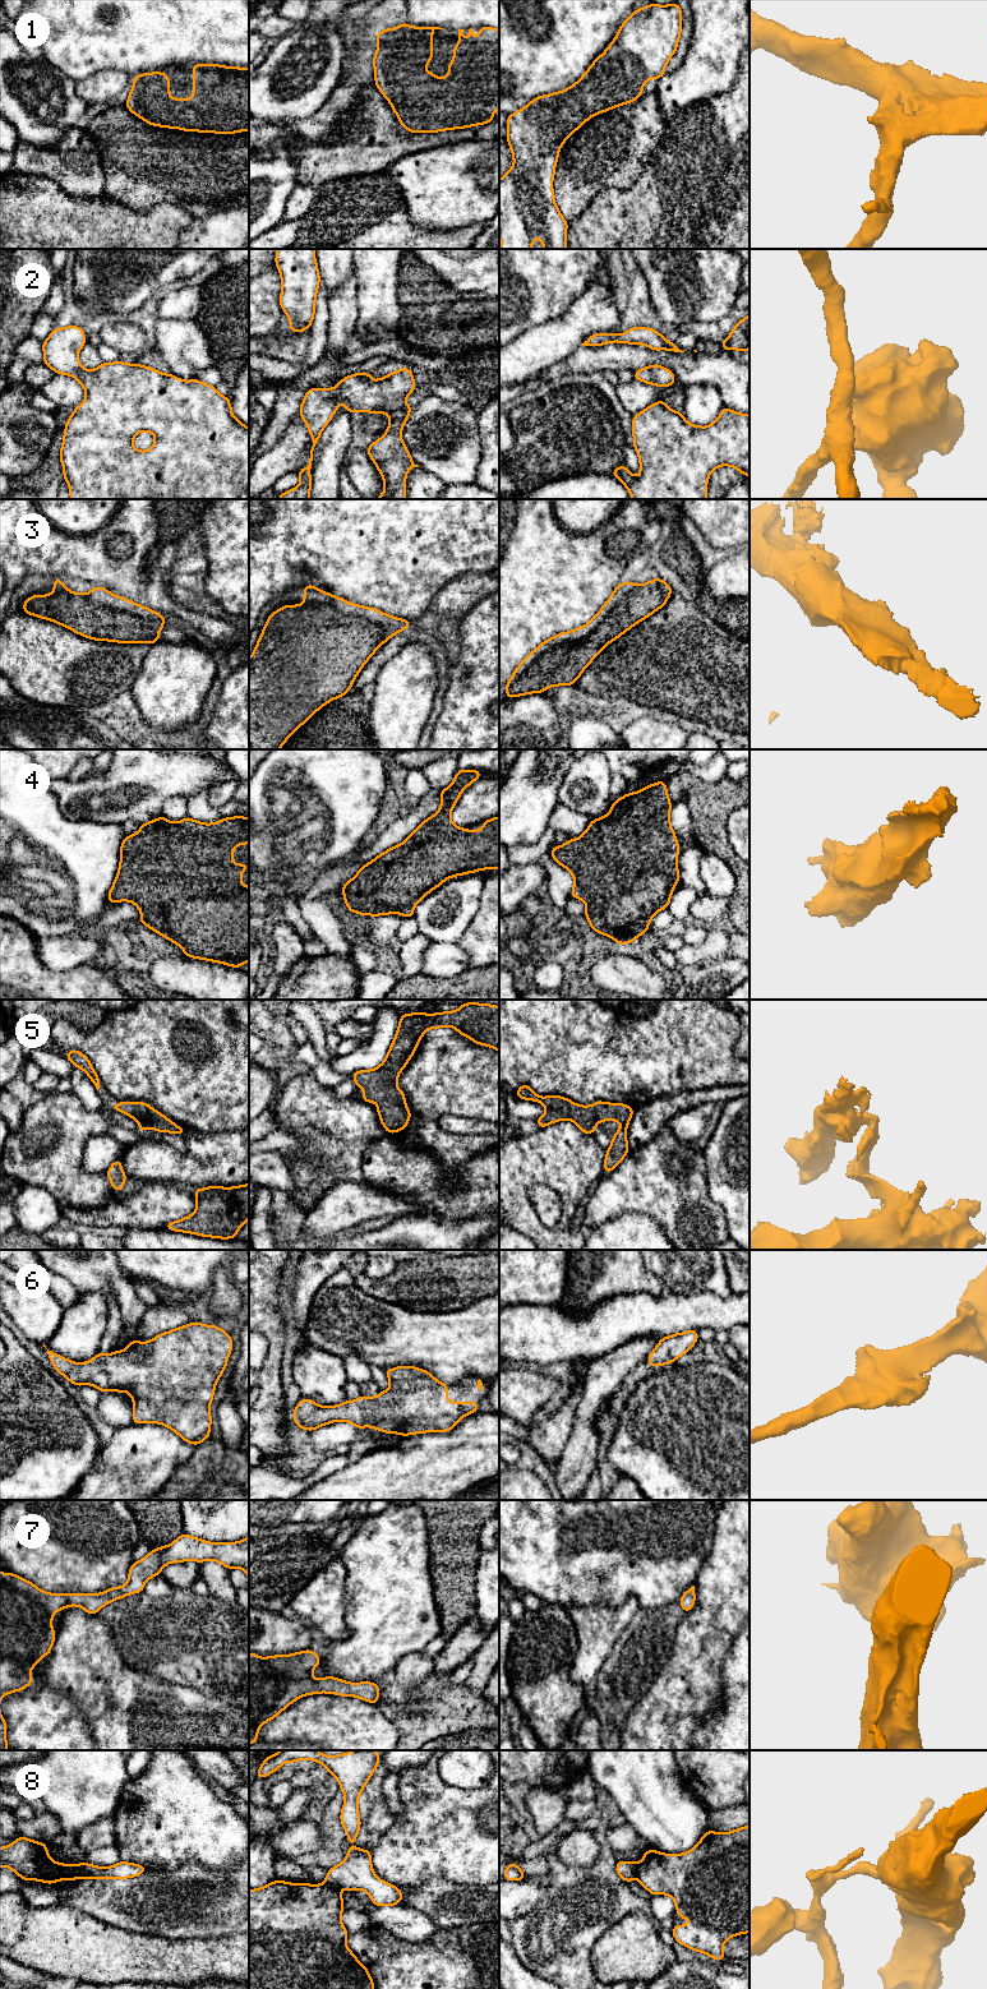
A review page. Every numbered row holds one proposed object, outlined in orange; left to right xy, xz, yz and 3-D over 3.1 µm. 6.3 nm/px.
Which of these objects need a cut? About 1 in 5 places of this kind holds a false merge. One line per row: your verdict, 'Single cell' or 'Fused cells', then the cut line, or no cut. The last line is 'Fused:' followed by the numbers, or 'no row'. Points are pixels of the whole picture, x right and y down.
1: Single cell. No split
2: Single cell. No split
3: Single cell. No split
4: Single cell. No split
5: Single cell. No split
6: Single cell. No split
7: Single cell. No split
8: Fused cells. Split along xz (323, 1883), (327, 1883), (339, 1892)
Fused: 8

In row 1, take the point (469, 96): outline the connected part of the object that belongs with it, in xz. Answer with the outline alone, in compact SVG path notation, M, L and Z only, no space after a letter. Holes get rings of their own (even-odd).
M403 22L375 33L378 47L372 61L377 88L409 133L437 133L492 123L495 120L493 114L499 110L499 29L480 27L478 42L472 28L467 42L463 41L463 29L458 29L447 78L438 78L424 68L433 57L434 29L443 28L411 27Z

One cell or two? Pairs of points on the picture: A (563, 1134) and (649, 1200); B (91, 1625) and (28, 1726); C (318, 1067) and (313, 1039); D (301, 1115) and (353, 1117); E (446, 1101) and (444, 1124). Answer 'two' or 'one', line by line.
A: two
B: two
C: two
D: one
E: two

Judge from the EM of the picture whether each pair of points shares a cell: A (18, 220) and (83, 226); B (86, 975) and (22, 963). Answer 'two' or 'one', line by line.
A: one
B: one

